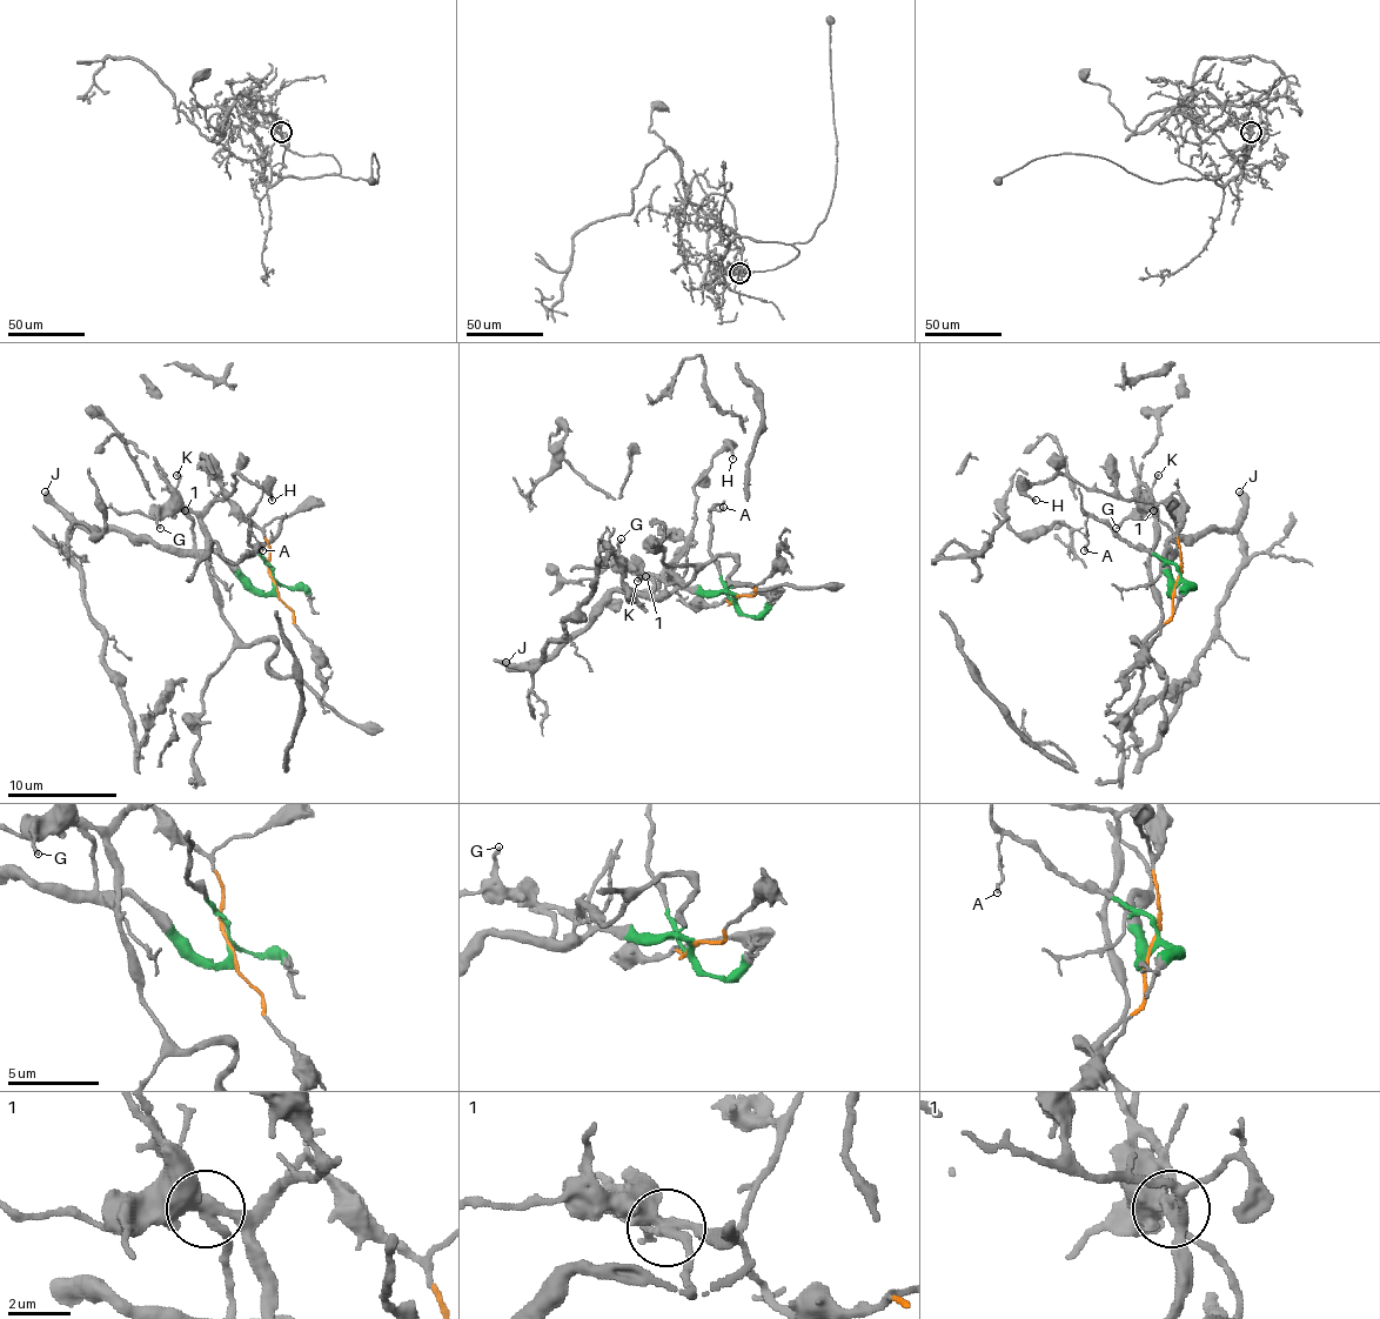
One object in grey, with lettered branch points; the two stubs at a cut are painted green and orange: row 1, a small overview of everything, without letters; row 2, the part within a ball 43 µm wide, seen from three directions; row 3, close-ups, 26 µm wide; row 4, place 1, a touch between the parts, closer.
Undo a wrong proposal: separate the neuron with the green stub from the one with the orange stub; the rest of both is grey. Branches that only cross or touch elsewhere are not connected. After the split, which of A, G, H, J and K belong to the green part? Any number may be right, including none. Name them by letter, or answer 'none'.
A, J, K

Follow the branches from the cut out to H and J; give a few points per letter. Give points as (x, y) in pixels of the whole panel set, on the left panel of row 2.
H: (274, 584), (266, 535), (227, 496), (219, 494), (210, 502), (233, 489), (233, 475), (268, 491), (272, 500)
J: (274, 584), (268, 593), (255, 593), (216, 554), (132, 541), (121, 529), (91, 529), (45, 491)

